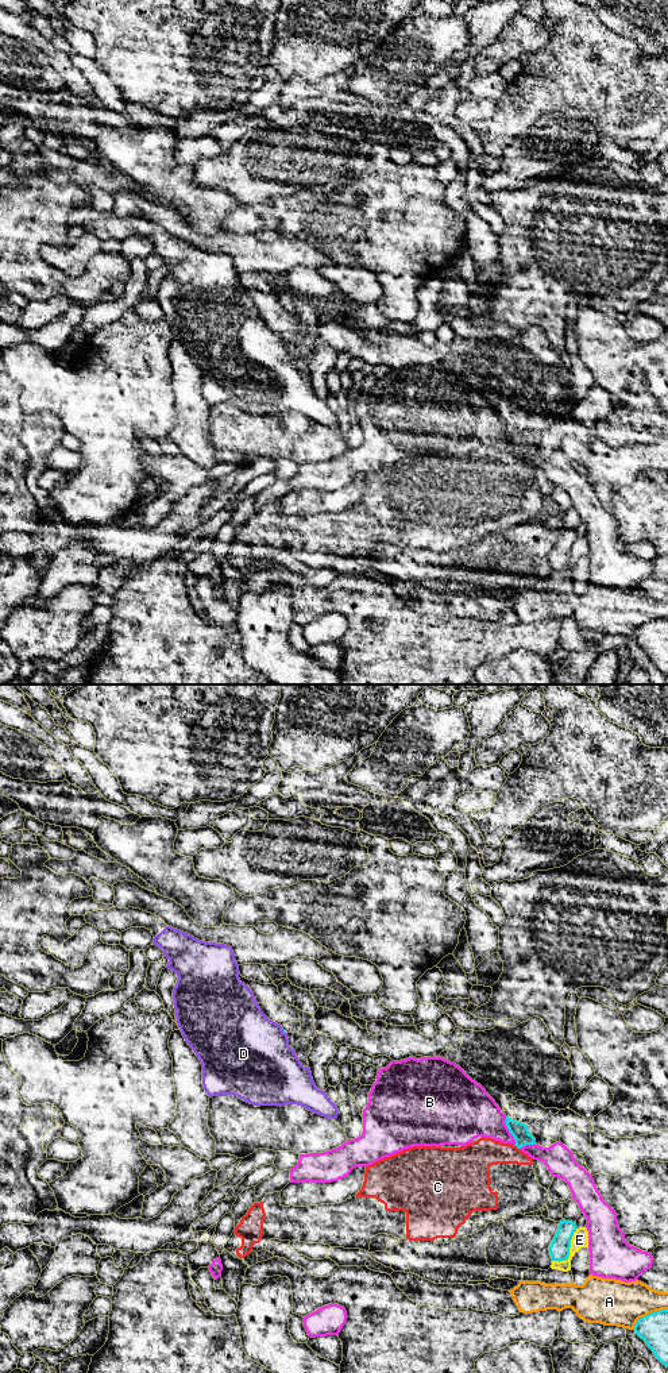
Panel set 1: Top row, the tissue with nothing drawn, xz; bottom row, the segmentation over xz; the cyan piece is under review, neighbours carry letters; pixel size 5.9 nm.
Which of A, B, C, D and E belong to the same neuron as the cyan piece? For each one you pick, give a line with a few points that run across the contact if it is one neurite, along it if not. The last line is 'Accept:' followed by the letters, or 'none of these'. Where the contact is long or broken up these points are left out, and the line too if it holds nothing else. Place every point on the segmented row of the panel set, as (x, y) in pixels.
Accept: none of these

